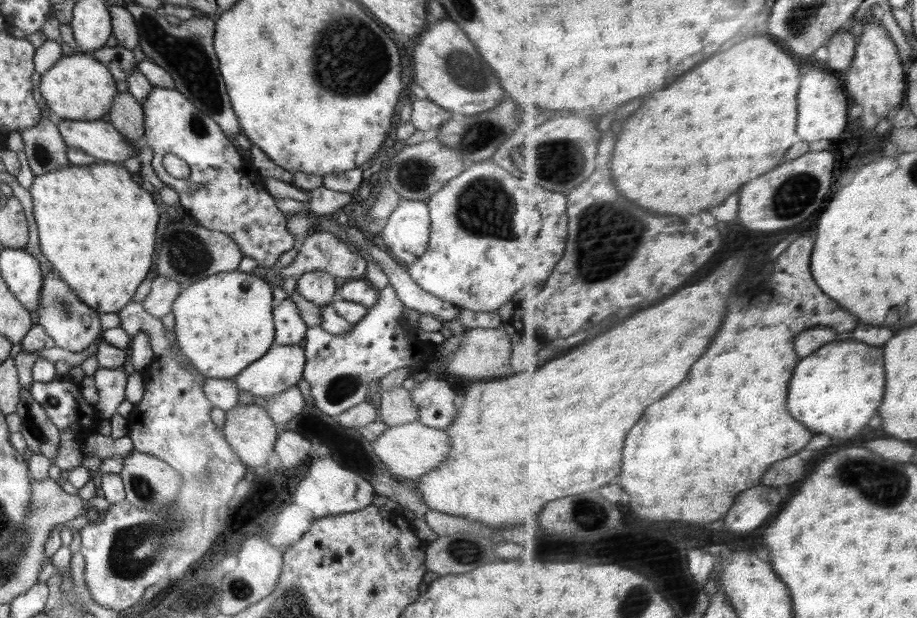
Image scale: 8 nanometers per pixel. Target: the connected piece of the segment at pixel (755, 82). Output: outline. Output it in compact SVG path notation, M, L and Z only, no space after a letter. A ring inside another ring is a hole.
M756 36L750 38L738 46L734 46L732 50L718 54L714 58L710 58L708 62L704 62L702 66L694 68L690 74L686 74L682 80L678 80L674 86L658 92L652 96L652 100L646 104L646 114L644 108L640 112L636 112L630 120L630 124L626 126L626 130L620 136L620 142L616 146L614 152L614 178L618 178L618 188L622 190L622 194L626 194L630 200L638 202L640 206L644 206L646 210L654 210L654 212L662 212L662 214L680 214L680 216L690 216L690 214L700 214L704 210L722 206L732 194L736 194L744 184L760 178L762 174L772 172L776 166L784 164L784 158L788 154L788 150L798 144L798 94L800 94L800 82L802 82L802 72L800 72L800 64L796 62L794 56L790 56L784 48L780 48L774 40L770 40L768 36Z

